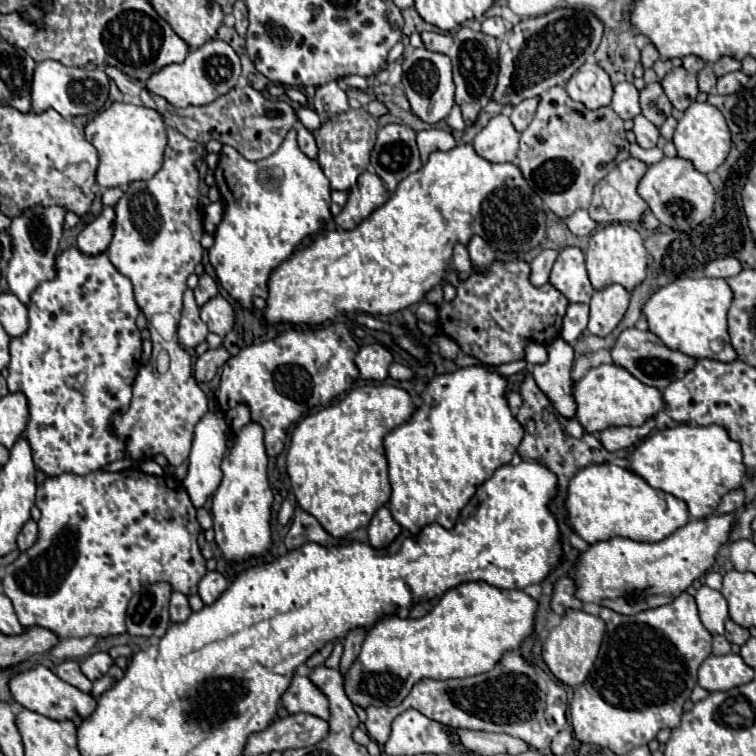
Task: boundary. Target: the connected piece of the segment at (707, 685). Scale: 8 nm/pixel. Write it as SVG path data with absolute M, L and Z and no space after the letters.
M727 654L727 656L709 656L697 676L697 684L705 688L707 692L727 692L735 686L747 684L755 678L755 672L743 662L741 656L737 654Z

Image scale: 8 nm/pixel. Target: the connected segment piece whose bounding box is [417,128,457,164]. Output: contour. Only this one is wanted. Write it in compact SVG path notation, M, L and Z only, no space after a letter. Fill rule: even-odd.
M431 128L431 130L417 132L417 144L419 144L419 152L421 152L421 162L424 164L427 162L431 152L435 152L435 150L451 150L457 142L449 132Z

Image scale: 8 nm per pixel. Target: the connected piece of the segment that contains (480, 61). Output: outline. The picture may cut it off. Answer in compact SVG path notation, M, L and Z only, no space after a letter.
M463 26L455 32L423 32L423 44L427 50L447 54L453 64L453 82L455 82L455 102L461 106L463 118L467 124L479 118L479 112L485 104L491 102L491 94L495 90L495 78L499 72L497 64L497 40L483 34L473 32L471 28Z

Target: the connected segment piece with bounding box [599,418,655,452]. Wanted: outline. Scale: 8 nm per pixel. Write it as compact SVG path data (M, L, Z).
M647 420L647 424L631 428L631 426L621 426L621 428L607 428L599 434L599 440L603 444L605 450L609 452L617 452L623 448L631 448L635 446L639 440L647 438L647 434L651 432L651 428L655 426L655 420Z

